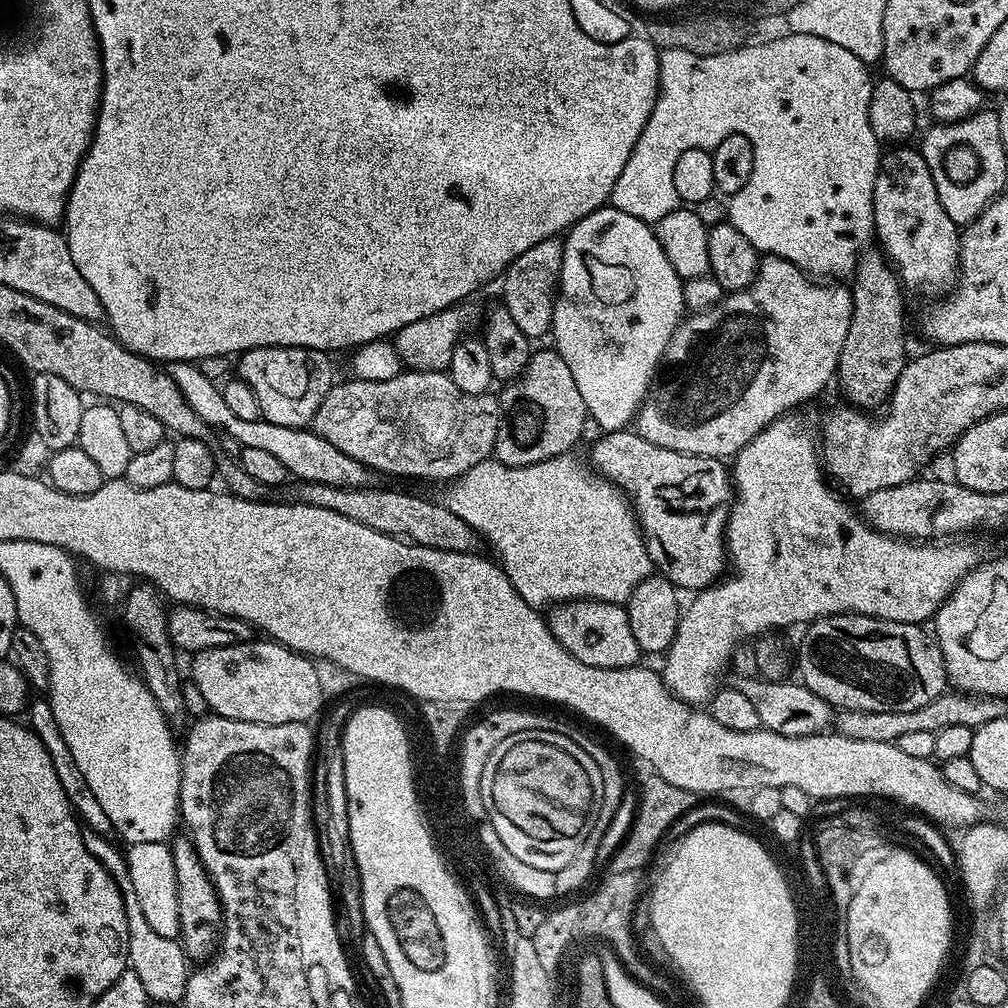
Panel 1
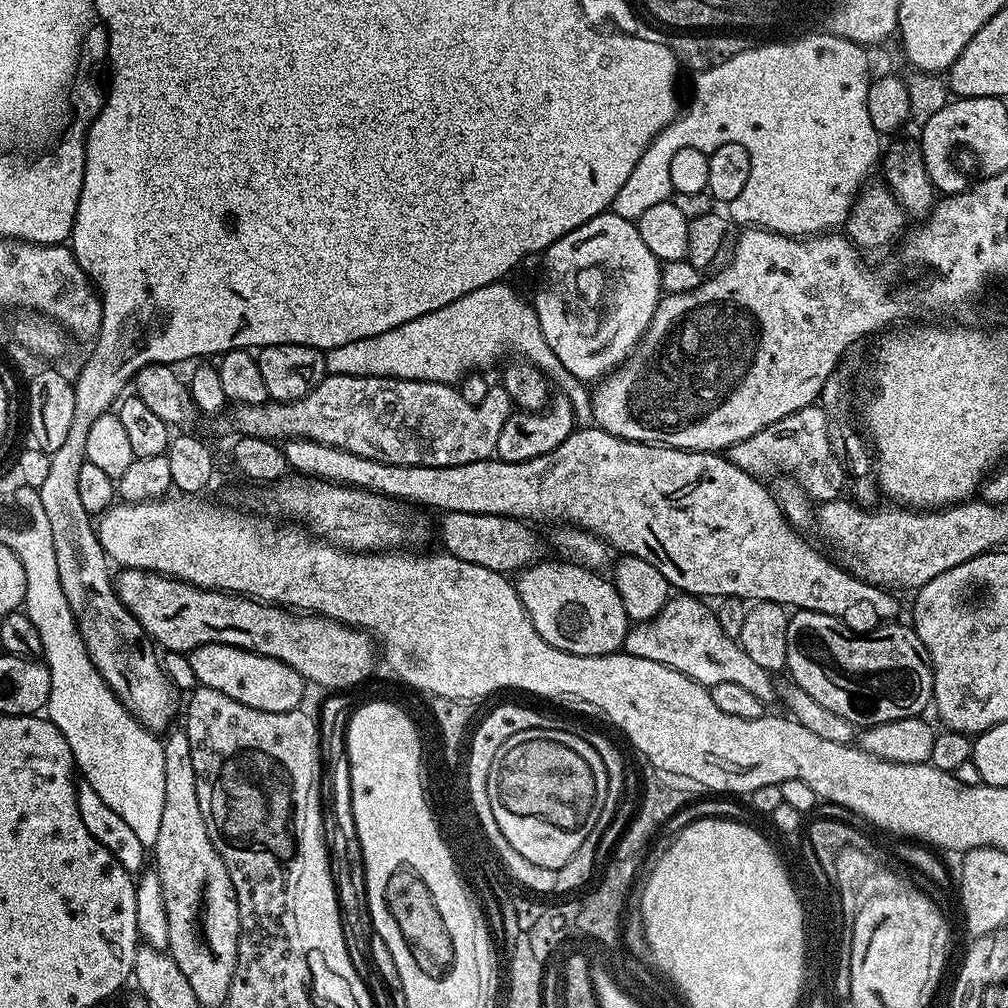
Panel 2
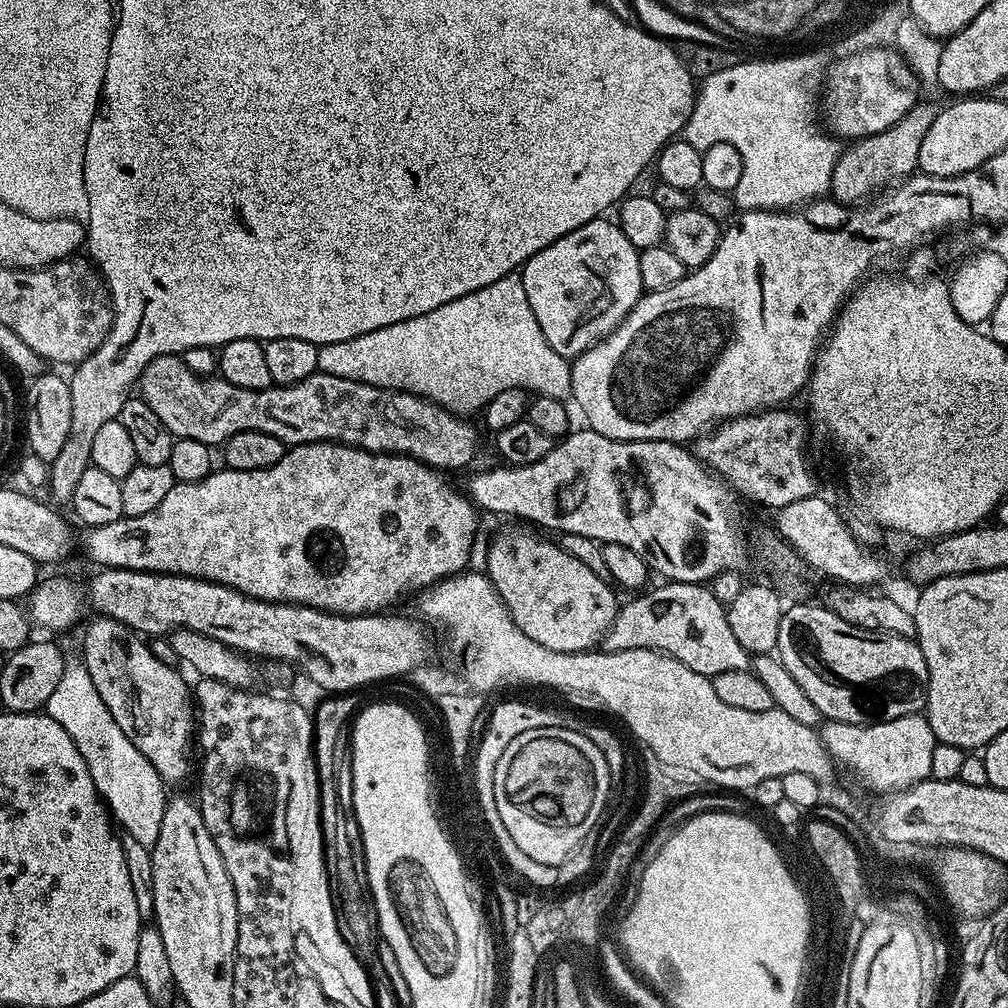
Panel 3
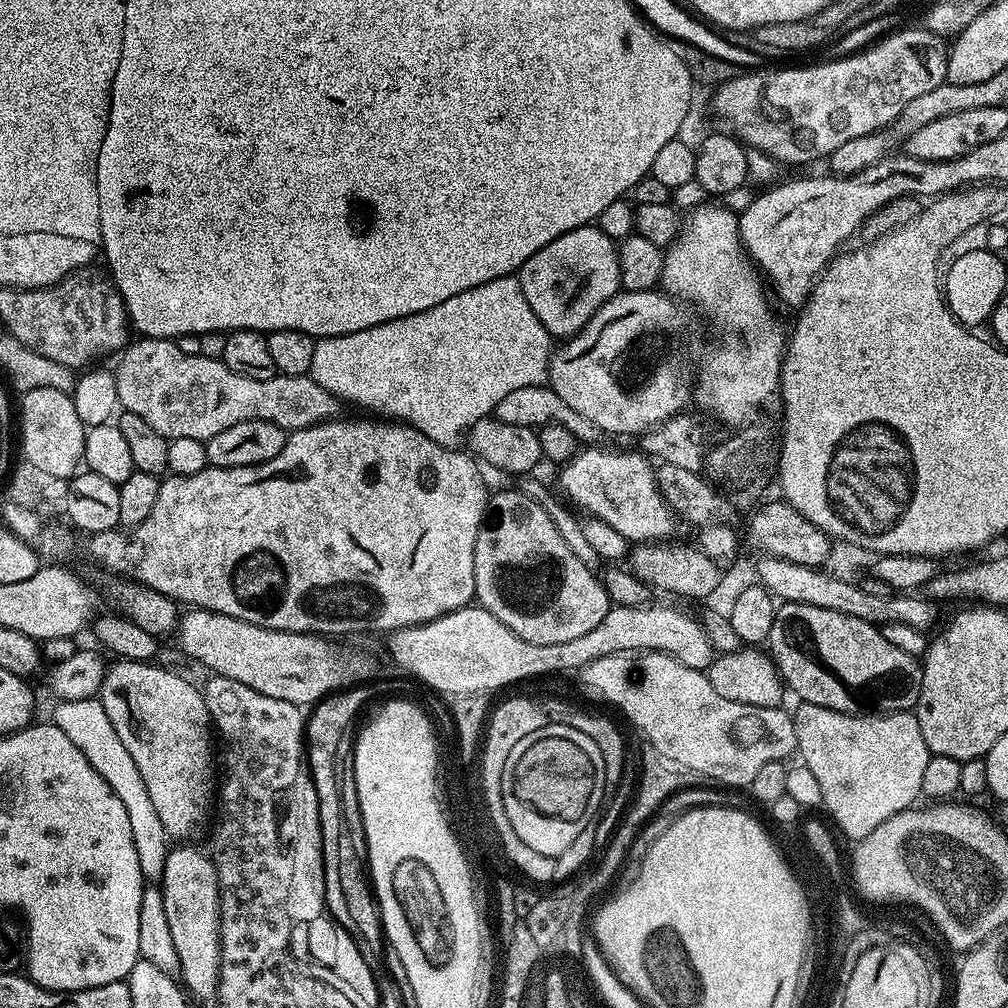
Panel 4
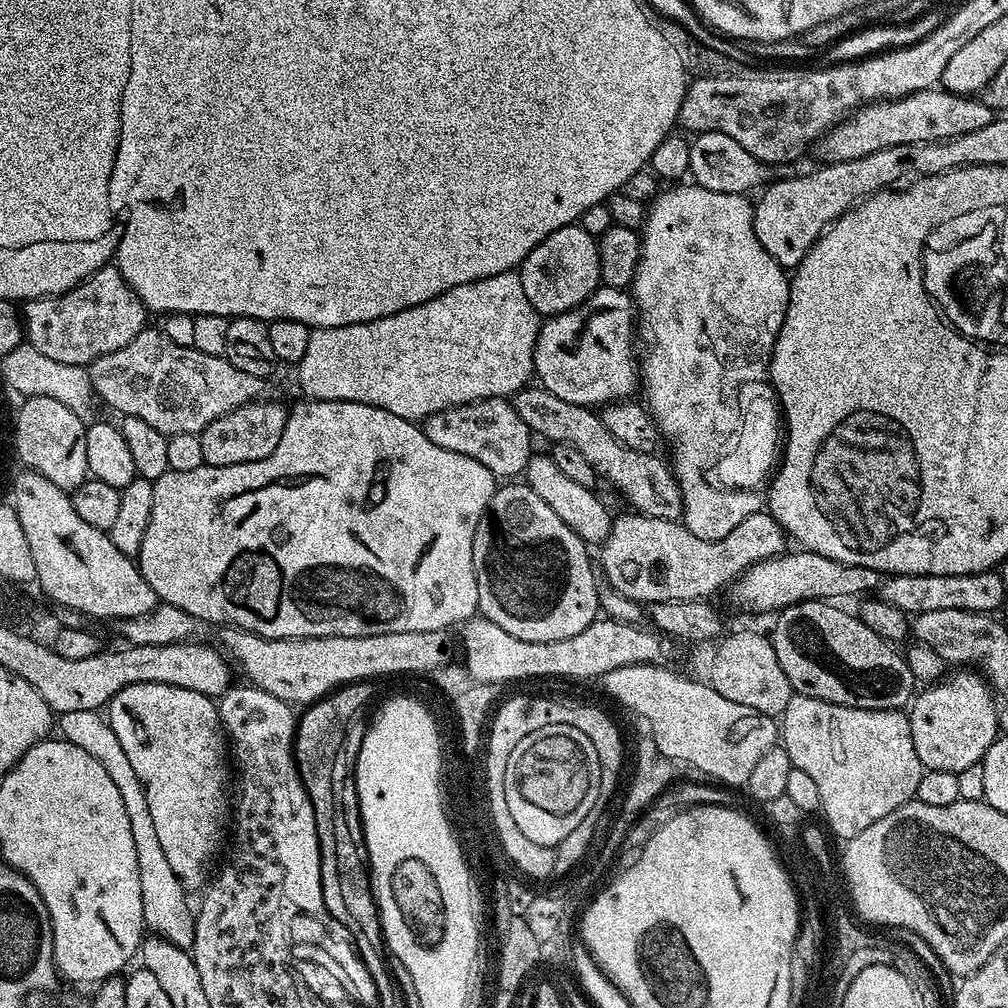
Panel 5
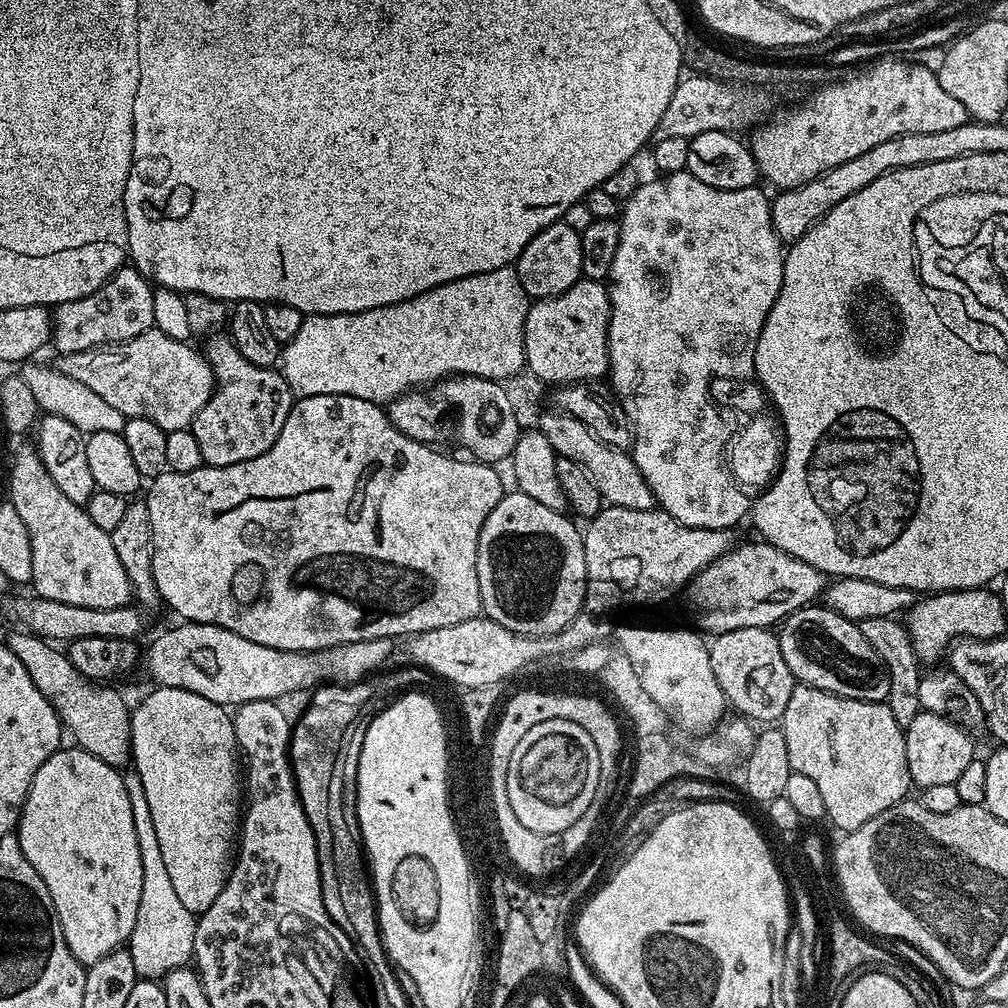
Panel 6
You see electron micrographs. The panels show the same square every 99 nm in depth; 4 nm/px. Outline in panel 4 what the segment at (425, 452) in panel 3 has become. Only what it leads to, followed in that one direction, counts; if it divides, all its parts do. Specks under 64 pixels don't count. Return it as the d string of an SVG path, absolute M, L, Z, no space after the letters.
M150 336L137 341L137 344L129 343L123 349L119 357L120 365L114 368L116 398L121 409L146 418L146 422L150 422L150 426L154 426L154 430L158 430L158 434L162 434L168 441L174 438L198 438L206 442L214 434L246 420L269 420L285 430L295 430L314 426L323 420L331 420L341 415L341 401L322 386L318 386L318 382L314 382L309 375L268 374L272 376L265 375L261 378L256 374L238 372L225 364L223 359L195 356L194 353L179 348L176 345L179 343L172 338Z

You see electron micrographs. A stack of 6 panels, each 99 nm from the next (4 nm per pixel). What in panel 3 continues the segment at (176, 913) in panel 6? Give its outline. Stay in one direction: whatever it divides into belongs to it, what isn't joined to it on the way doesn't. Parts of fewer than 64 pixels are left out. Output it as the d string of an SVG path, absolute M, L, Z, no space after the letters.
M83 666L65 667L62 678L58 678L58 686L47 693L46 700L46 715L54 718L54 722L74 738L74 746L78 746L78 754L86 758L90 778L94 778L94 786L100 792L101 800L106 802L115 823L121 829L124 827L123 831L142 846L152 849L154 842L158 842L158 829L162 826L166 785L146 754L142 754L142 750L122 734L118 722L114 722L114 714L106 710L102 694L94 690L88 671Z

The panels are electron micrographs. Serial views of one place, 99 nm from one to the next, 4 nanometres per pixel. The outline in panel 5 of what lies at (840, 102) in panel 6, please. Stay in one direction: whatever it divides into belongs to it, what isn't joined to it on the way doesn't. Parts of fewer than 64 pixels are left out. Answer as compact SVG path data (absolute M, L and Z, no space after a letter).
M943 90L915 92L909 96L899 96L897 100L878 100L862 105L851 116L825 132L818 141L818 147L821 154L825 156L823 158L825 161L837 164L843 160L853 160L862 158L866 154L874 154L874 150L886 150L890 146L929 144L932 140L949 140L966 134L970 130L982 130L982 126L990 126L992 119L994 119L994 110L986 106L983 99L955 96L953 92Z

